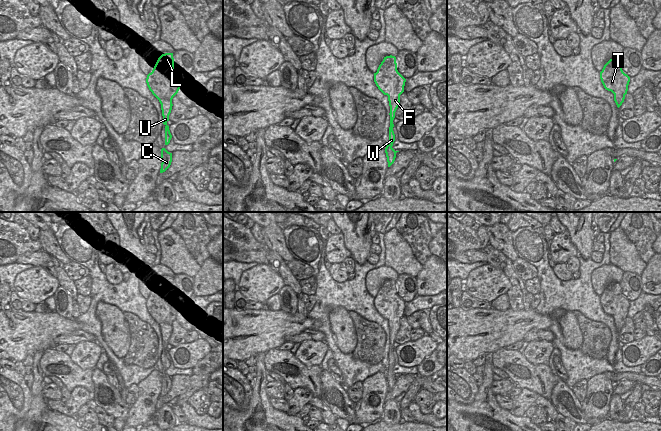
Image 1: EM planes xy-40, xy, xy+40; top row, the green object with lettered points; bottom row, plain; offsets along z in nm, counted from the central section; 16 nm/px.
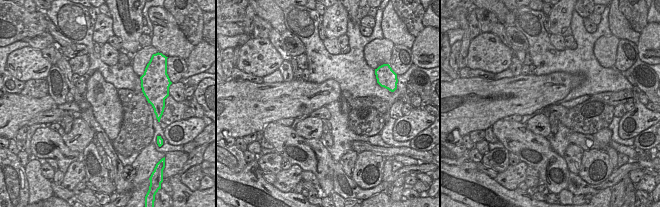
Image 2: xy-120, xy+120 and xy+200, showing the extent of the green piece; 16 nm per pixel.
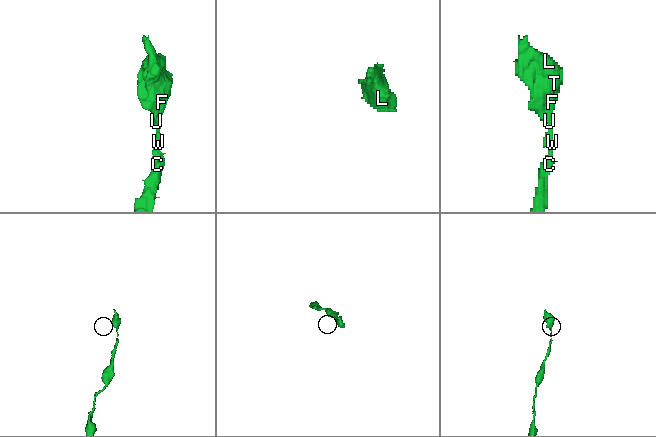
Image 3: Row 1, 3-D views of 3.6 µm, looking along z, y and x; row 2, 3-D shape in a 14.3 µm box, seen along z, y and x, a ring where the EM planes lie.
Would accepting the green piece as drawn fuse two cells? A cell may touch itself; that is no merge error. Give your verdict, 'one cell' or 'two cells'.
one cell

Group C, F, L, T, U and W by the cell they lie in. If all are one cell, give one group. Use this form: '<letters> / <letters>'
C F L T U W

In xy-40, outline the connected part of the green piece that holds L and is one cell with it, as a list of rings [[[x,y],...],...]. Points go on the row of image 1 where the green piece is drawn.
[[[173,53],[162,54],[146,78],[149,90],[161,104],[163,124],[165,125],[165,145],[168,145],[172,138],[167,122],[173,106],[172,99],[178,93],[181,82],[182,80],[174,71]]]

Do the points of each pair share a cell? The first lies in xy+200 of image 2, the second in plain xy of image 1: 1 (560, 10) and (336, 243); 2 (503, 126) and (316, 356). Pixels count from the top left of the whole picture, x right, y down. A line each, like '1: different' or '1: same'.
1: same
2: different

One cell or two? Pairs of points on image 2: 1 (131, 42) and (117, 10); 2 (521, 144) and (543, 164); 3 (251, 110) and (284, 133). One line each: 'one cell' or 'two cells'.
1: one cell
2: one cell
3: two cells

